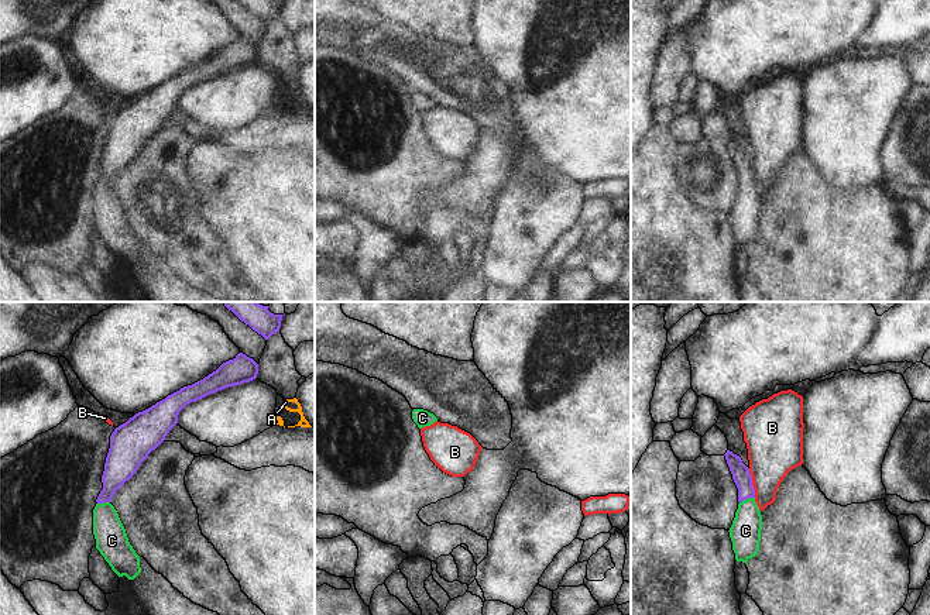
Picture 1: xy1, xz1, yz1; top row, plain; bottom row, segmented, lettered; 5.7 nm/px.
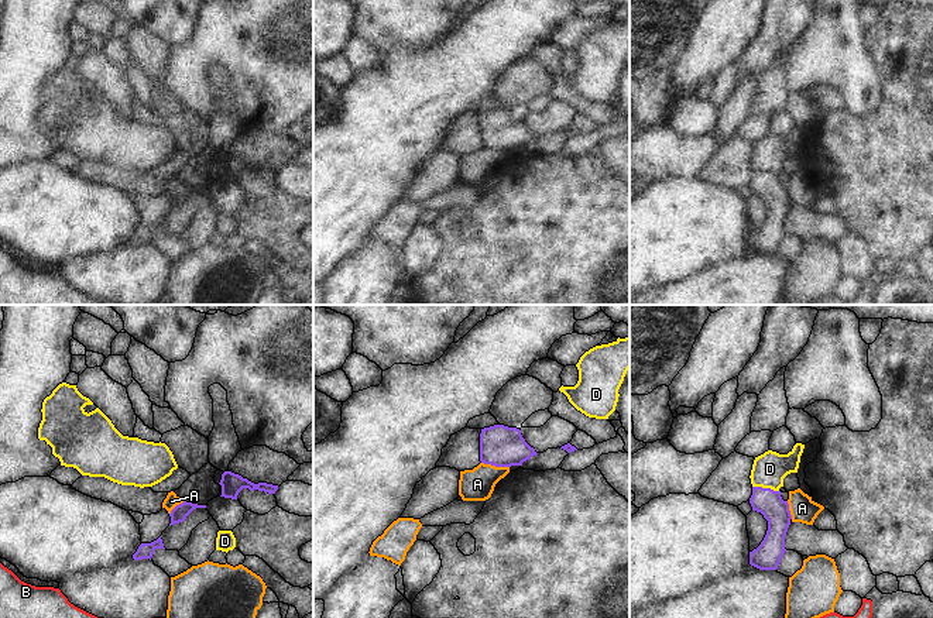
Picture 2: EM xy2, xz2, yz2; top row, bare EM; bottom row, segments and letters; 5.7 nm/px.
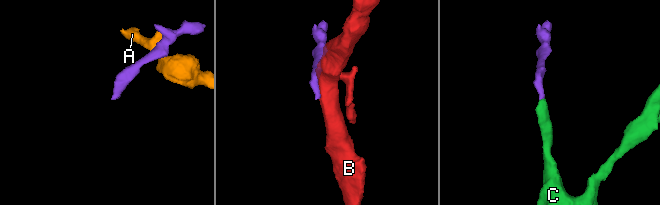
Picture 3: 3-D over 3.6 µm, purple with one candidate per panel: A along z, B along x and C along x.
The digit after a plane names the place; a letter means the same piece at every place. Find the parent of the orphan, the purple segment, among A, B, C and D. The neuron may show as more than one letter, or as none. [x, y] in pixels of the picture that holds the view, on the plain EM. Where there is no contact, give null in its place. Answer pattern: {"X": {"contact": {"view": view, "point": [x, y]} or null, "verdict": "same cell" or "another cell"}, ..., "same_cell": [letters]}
{"A": {"contact": {"view": "xz2", "point": [496, 150]}, "verdict": "another cell"}, "B": {"contact": {"view": "yz1", "point": [751, 167]}, "verdict": "another cell"}, "C": {"contact": {"view": "yz1", "point": [747, 182]}, "verdict": "same cell"}, "D": {"contact": {"view": "yz2", "point": [765, 172]}, "verdict": "another cell"}, "same_cell": ["C"]}

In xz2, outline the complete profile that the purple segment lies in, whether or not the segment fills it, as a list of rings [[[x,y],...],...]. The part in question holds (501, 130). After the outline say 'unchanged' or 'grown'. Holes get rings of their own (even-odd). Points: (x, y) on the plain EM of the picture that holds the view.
[[[494,109],[481,113],[480,145],[495,151],[522,150],[524,145],[536,140],[517,111]]] | unchanged

